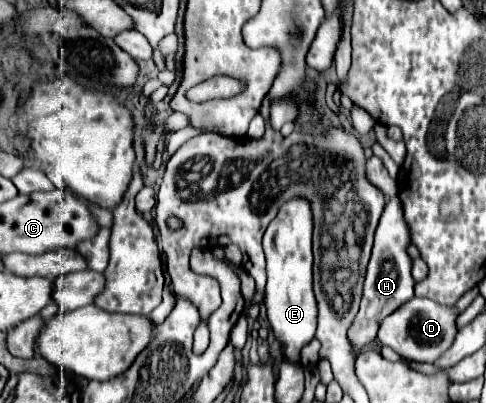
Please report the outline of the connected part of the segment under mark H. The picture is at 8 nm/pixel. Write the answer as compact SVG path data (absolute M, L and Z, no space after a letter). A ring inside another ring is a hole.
M393 196L393 198L389 198L389 202L381 214L377 232L375 232L375 246L373 246L373 254L371 254L367 274L365 274L361 308L359 308L359 314L349 330L349 338L355 346L355 354L365 344L375 340L379 324L387 314L397 310L397 306L401 306L401 302L407 302L415 296L413 294L415 280L411 276L411 258L407 254L407 246L409 246L409 228L405 226L405 220L403 220L401 202L397 196Z

